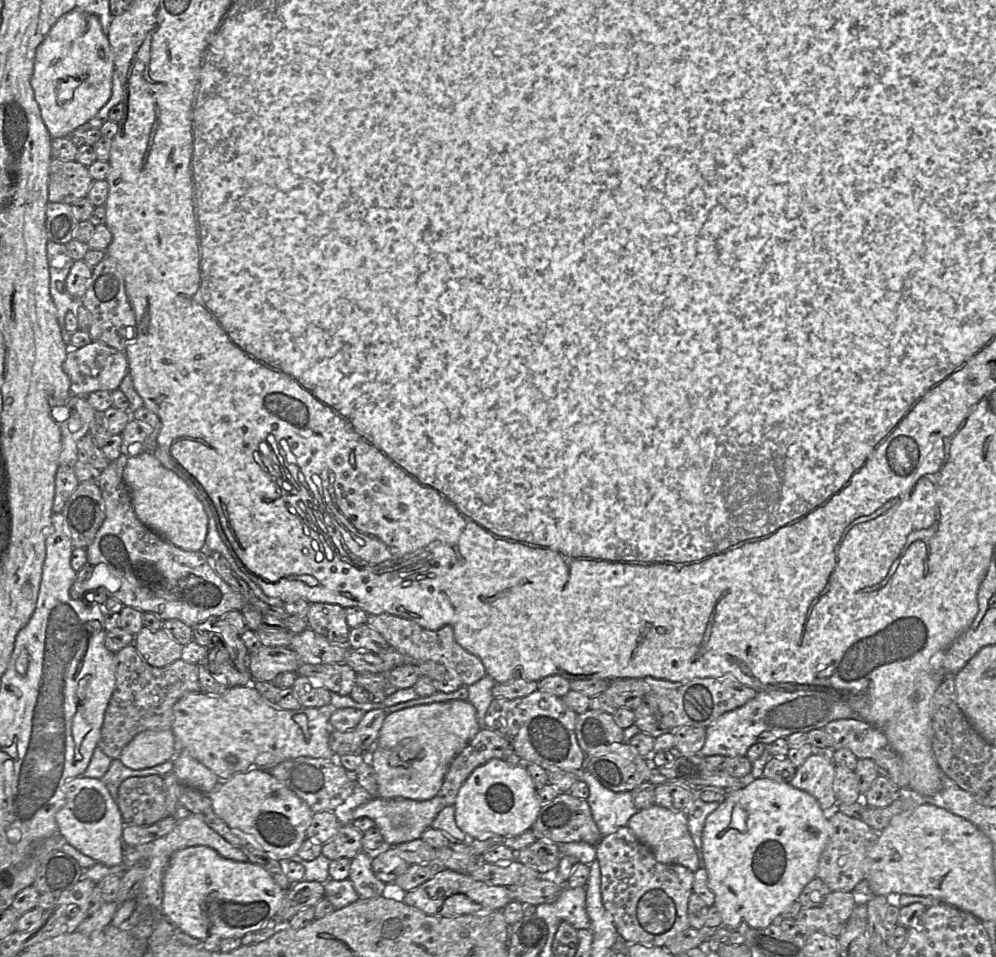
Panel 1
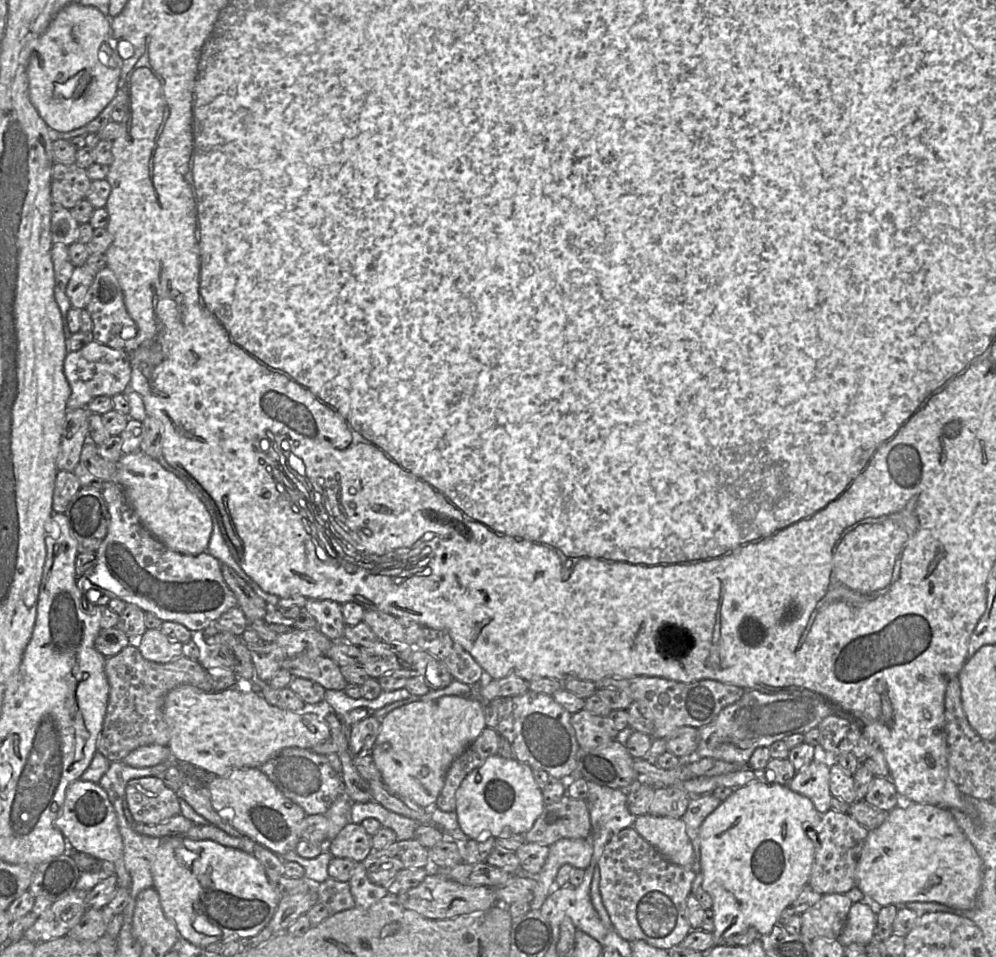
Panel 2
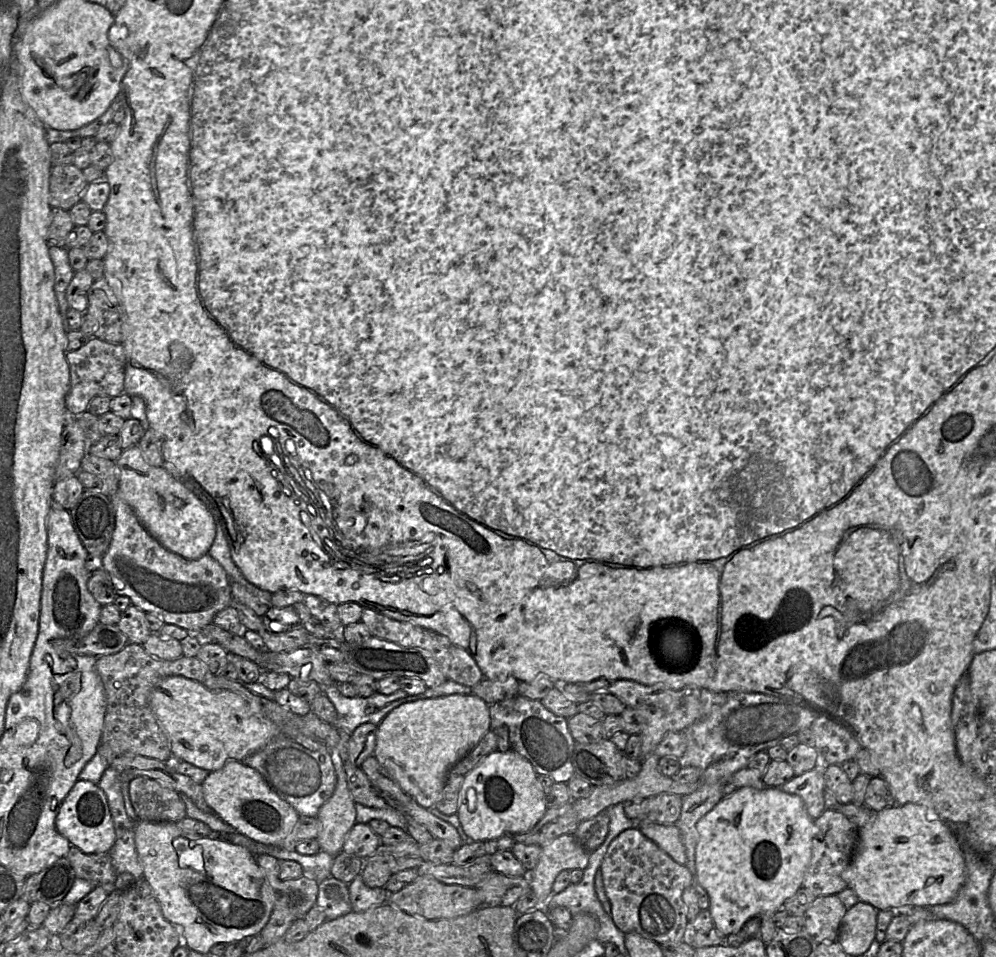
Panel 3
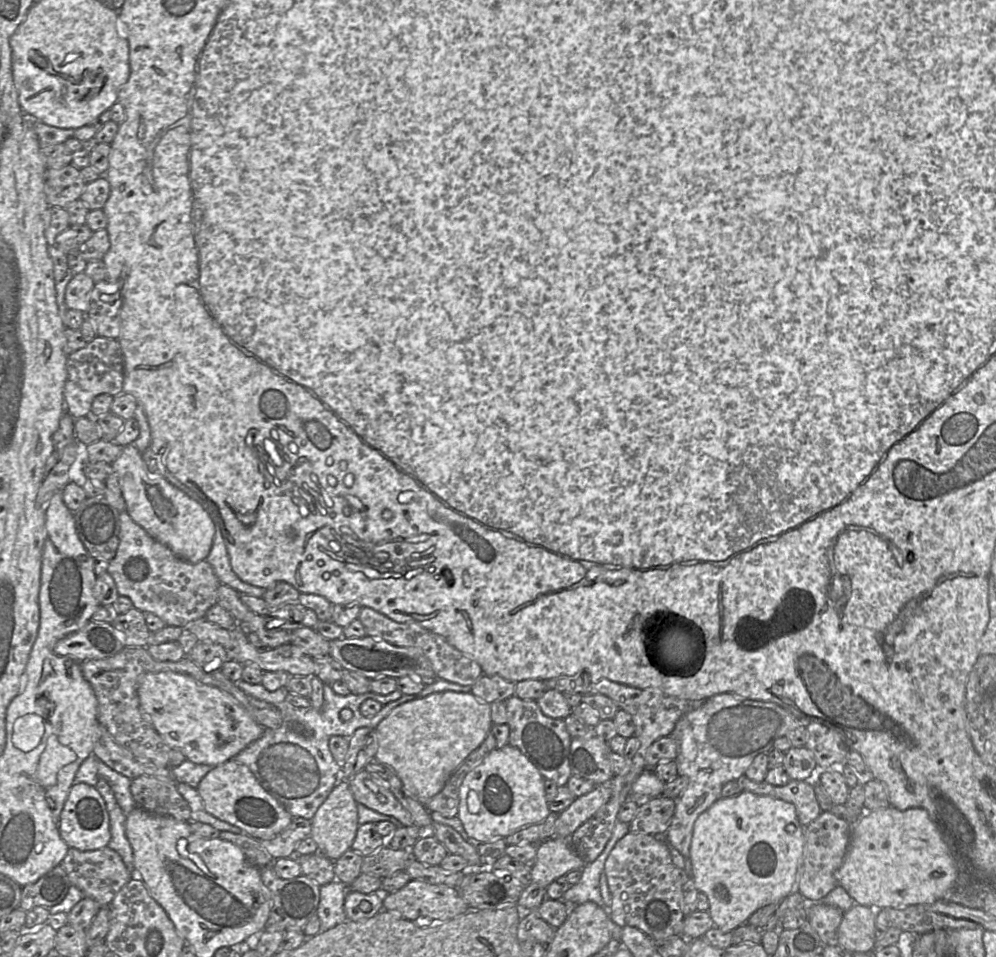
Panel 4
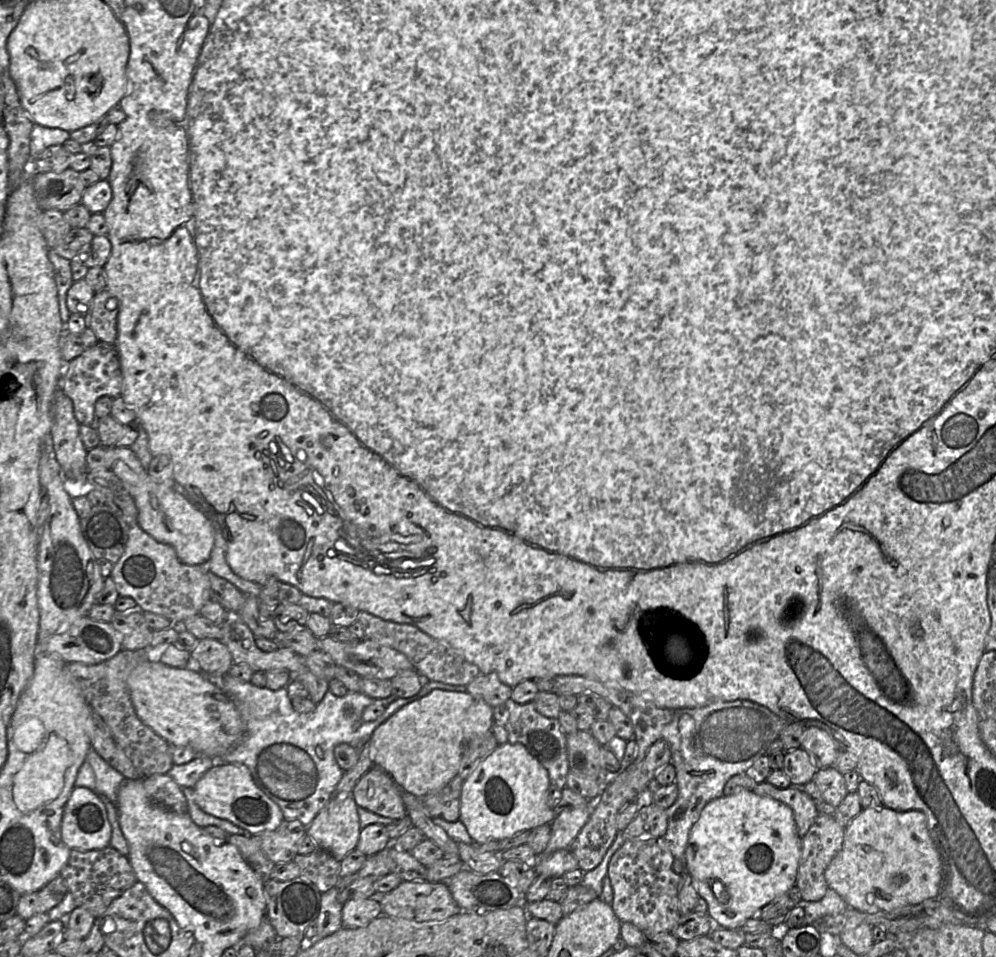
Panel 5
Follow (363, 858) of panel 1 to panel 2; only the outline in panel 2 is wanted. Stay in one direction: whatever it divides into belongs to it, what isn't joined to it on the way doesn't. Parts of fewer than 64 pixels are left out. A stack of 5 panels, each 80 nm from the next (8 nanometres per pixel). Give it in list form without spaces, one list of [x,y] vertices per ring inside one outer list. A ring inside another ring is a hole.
[[[366,861],[356,863],[349,884],[355,907],[368,908],[388,894],[384,886],[374,884],[368,879]]]

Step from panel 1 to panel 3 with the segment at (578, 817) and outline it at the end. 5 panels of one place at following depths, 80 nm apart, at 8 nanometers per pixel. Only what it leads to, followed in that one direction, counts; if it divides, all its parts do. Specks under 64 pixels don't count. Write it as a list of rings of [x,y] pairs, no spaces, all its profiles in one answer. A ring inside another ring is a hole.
[[[570,801],[559,807],[547,808],[542,819],[529,831],[514,835],[516,843],[545,846],[555,838],[569,834],[574,835],[580,821]]]

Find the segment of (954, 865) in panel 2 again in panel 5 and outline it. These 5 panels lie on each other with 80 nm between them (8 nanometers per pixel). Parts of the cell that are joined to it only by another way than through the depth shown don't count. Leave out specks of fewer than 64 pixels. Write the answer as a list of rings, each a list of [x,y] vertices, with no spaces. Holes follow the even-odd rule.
[[[884,806],[880,808],[862,809],[862,811],[845,827],[842,848],[827,866],[824,876],[828,887],[836,891],[846,902],[848,907],[861,912],[877,913],[879,911],[891,911],[901,907],[919,904],[926,899],[937,899],[942,879],[942,867],[939,853],[927,828],[926,815],[920,810],[896,811]]]

